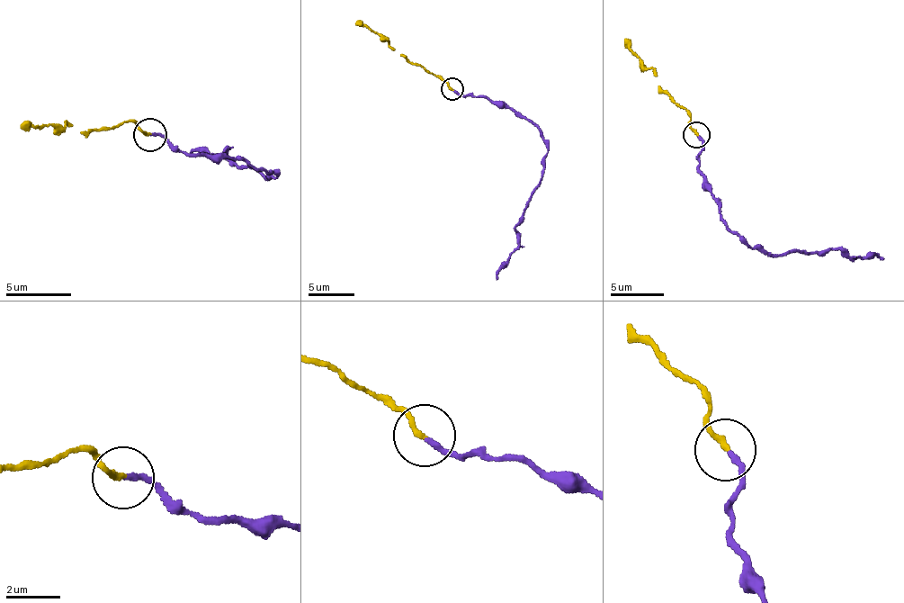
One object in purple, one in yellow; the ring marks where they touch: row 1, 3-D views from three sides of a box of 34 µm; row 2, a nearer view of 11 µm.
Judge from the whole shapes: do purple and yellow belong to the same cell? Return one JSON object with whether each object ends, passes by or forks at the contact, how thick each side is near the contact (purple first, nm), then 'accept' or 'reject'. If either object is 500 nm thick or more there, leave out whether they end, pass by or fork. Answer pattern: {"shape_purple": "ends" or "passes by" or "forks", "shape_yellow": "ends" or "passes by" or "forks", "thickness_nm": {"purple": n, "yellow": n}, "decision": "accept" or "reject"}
{"shape_purple": "ends", "shape_yellow": "ends", "thickness_nm": {"purple": 200, "yellow": 200}, "decision": "reject"}

